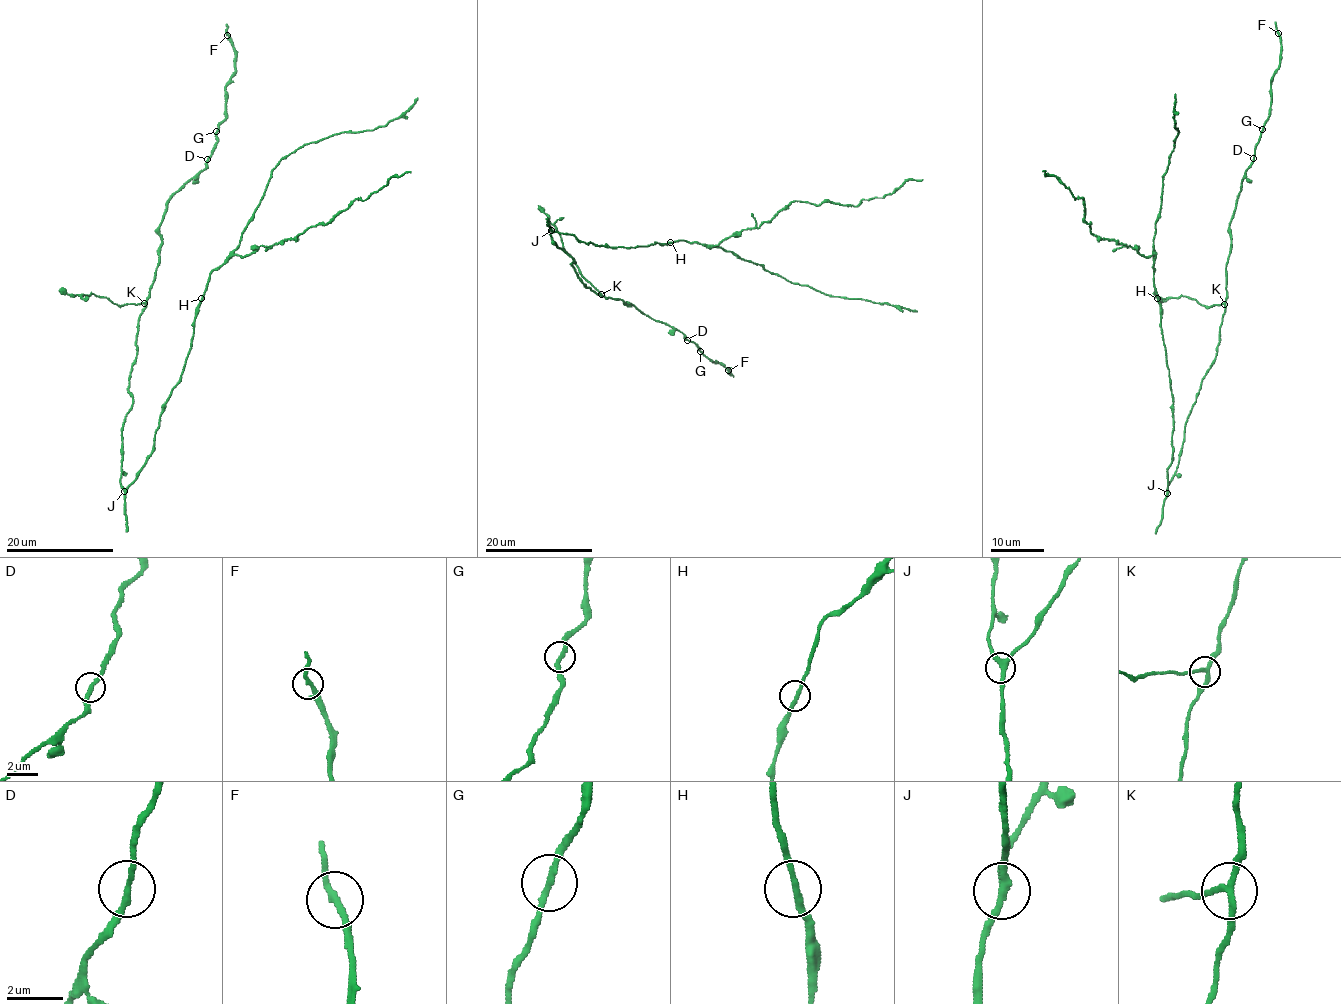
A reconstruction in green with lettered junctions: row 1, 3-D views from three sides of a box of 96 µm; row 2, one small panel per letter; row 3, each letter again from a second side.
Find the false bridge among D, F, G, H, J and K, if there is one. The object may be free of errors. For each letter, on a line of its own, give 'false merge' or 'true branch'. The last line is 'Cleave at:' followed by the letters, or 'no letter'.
D: true branch
F: true branch
G: true branch
H: true branch
J: true branch
K: false merge
Cleave at: K

